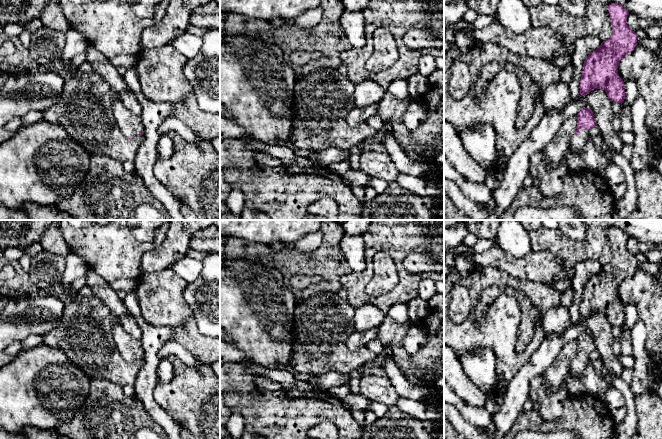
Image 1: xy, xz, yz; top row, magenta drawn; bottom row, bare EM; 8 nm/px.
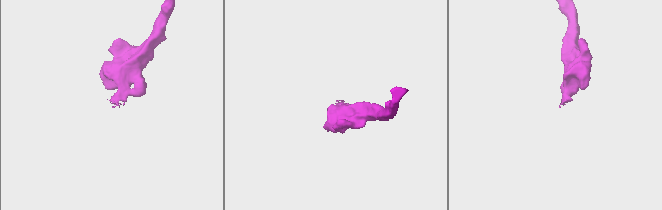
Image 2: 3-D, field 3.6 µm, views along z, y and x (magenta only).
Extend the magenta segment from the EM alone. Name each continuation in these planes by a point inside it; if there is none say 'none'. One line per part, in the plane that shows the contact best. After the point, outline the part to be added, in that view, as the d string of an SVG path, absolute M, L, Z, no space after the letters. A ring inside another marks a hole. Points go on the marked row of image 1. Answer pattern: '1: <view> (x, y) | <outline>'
1: yz (577, 142) | M582 130L578 135L571 137L570 148L576 153L582 153L584 146L590 139L589 130Z

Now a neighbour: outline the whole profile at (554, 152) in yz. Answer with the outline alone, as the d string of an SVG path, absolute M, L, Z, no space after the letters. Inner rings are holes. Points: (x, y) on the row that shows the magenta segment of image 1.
M577 114L569 115L561 124L555 137L545 147L544 153L549 168L557 166L570 147L571 137L577 130Z

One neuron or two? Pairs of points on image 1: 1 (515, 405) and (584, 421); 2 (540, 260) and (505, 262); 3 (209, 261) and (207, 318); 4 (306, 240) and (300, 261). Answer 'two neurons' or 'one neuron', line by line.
1: two neurons
2: one neuron
3: one neuron
4: two neurons

